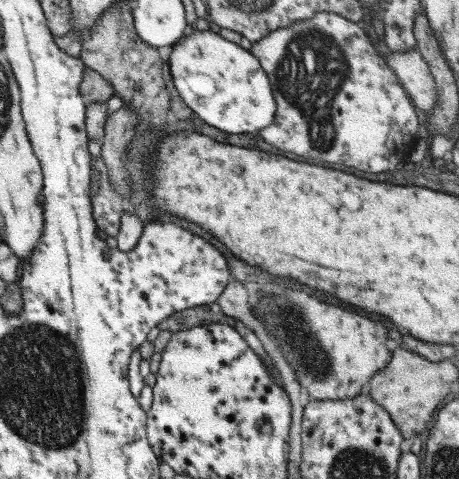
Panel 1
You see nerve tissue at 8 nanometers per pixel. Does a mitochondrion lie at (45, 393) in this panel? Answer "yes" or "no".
yes

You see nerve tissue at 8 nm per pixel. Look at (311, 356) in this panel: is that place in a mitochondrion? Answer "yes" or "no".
yes

